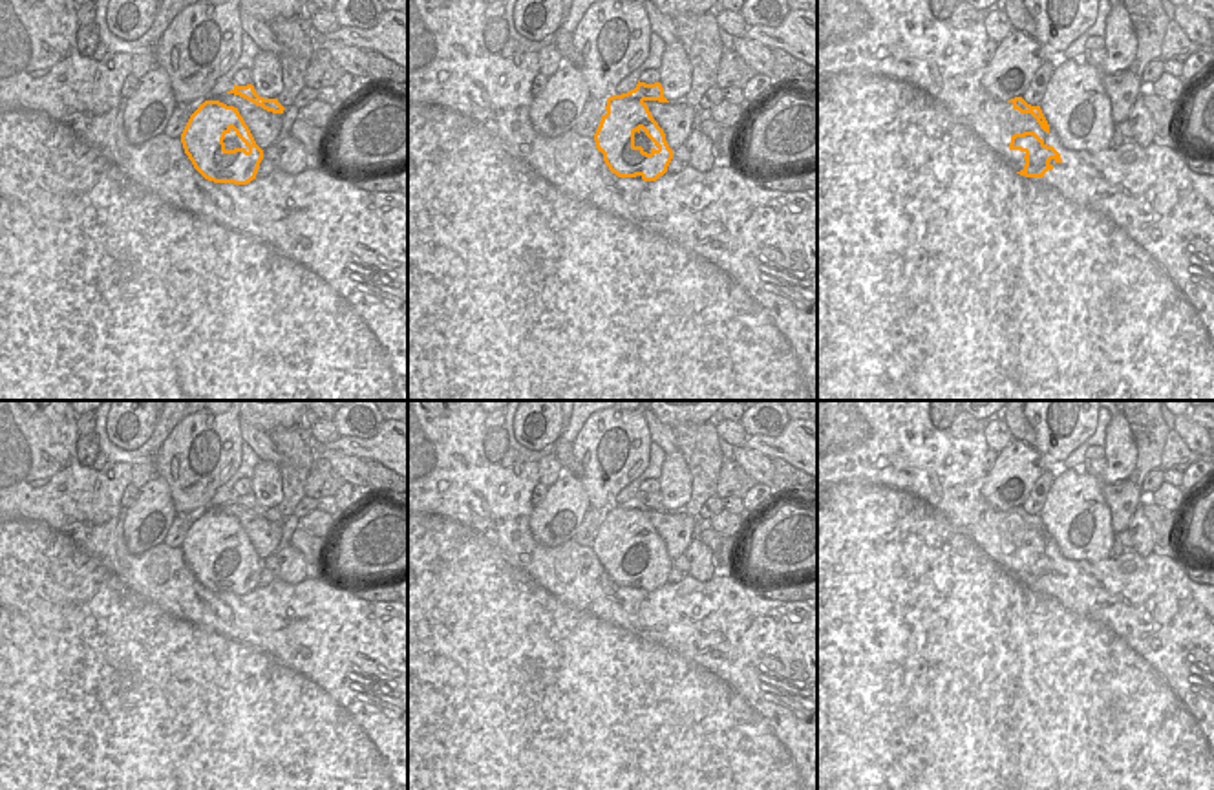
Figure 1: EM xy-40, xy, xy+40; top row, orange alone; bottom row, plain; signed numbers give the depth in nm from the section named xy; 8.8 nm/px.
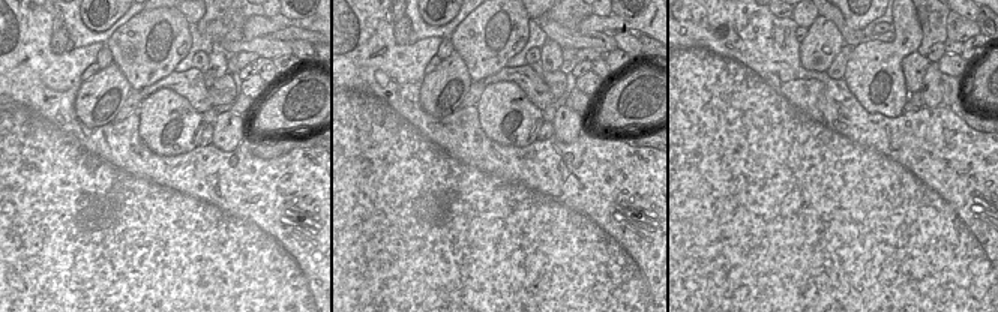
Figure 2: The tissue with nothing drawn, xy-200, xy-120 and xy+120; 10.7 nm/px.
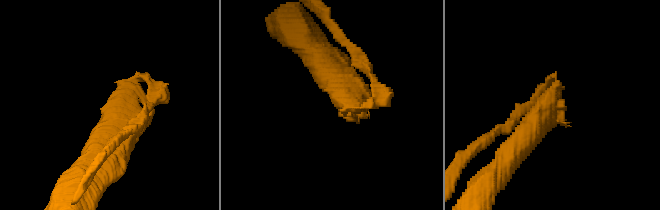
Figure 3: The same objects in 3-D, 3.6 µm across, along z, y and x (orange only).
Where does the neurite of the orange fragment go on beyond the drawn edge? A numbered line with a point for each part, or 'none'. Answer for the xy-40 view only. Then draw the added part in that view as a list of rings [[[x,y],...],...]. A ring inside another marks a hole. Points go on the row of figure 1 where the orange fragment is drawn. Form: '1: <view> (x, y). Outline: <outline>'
1: xy-40 (264, 125). Outline: [[[223,93],[219,97],[207,97],[207,101],[219,101],[227,106],[234,106],[240,115],[243,117],[245,124],[249,126],[256,144],[265,150],[267,146],[274,144],[280,130],[282,130],[282,117],[283,113],[272,113],[256,106],[254,102],[234,95]]]

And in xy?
1: xy (675, 119). Outline: [[[644,101],[653,115],[653,119],[658,123],[658,126],[666,133],[666,141],[671,150],[684,144],[689,137],[691,124],[695,119],[697,108],[686,104],[686,102],[658,102],[658,101]]]

